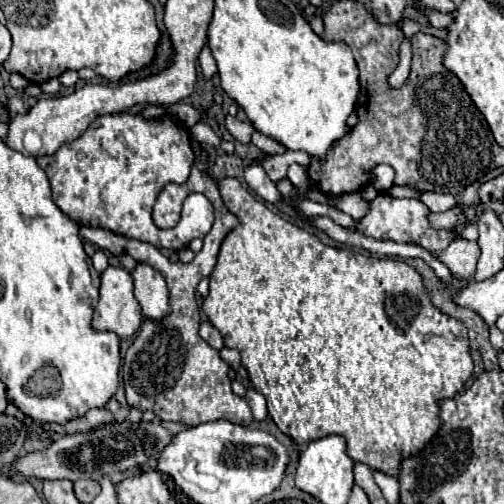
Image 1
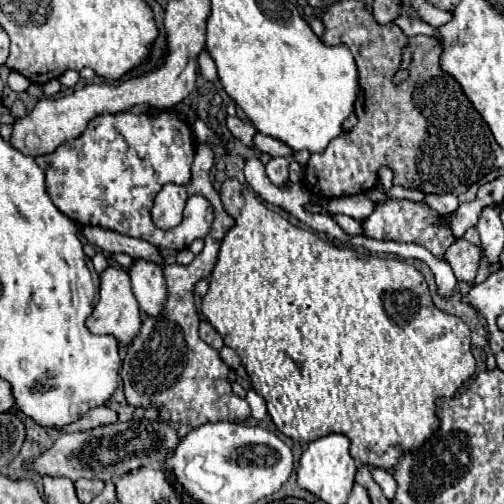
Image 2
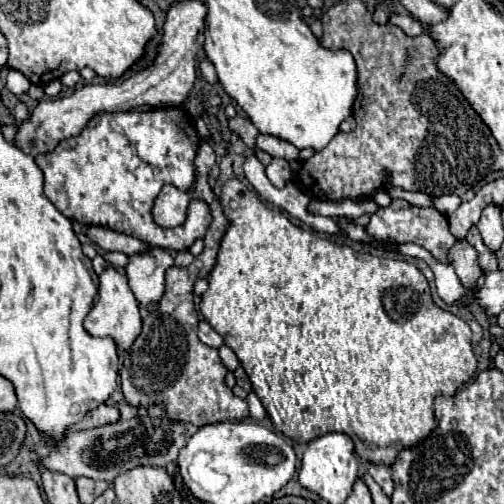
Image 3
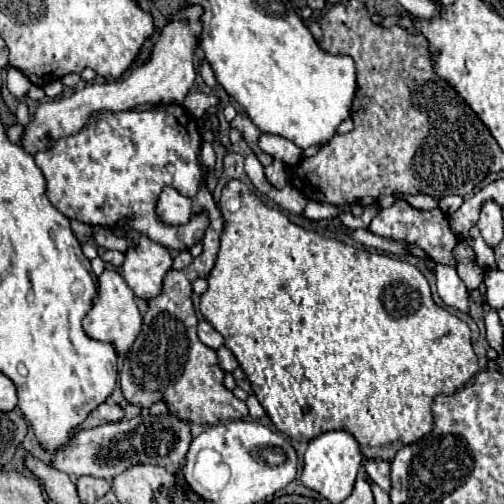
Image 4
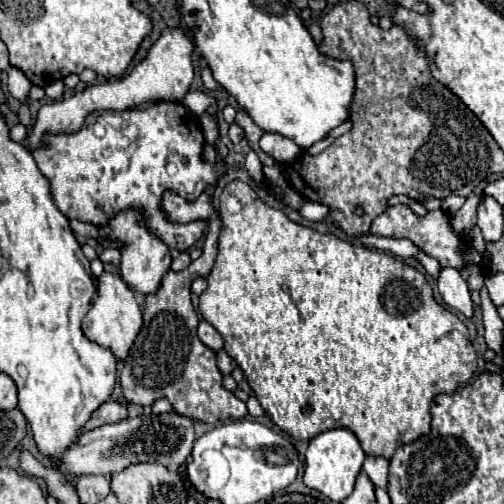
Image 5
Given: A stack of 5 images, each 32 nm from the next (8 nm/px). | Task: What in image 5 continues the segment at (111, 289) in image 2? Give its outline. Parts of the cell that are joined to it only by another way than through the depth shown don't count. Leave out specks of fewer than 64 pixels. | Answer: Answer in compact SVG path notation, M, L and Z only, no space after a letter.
M104 272L98 278L96 300L82 320L84 336L88 340L100 344L102 348L108 348L116 356L116 360L124 360L136 340L136 334L140 332L140 326L142 326L142 310L134 298L134 292L122 282L120 276Z

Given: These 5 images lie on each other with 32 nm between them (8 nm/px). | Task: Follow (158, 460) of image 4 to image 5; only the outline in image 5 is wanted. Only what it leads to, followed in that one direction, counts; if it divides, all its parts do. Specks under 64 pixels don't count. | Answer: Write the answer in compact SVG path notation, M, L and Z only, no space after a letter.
M178 412L168 414L150 414L150 416L136 416L116 424L106 424L92 432L82 432L78 442L64 454L60 468L72 476L82 474L112 474L124 470L136 462L158 462L170 470L180 468L190 452L192 444L196 442L194 420L188 416L180 416Z

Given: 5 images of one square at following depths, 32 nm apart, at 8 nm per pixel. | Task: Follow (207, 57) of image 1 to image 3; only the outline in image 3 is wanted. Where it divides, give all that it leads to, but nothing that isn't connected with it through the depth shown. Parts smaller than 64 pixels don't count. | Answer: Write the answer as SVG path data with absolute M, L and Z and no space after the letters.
M202 58L202 62L200 62L200 74L202 74L202 78L204 78L208 84L216 84L216 82L218 82L216 72L214 72L214 66L212 66L206 58Z

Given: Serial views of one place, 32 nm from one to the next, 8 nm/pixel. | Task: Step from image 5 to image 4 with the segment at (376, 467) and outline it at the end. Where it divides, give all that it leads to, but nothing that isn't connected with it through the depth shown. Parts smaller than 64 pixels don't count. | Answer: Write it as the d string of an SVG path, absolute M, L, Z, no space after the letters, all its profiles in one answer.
M368 458L368 460L364 460L364 470L374 484L378 484L382 490L390 492L390 476L388 476L390 474L390 464L388 462Z

